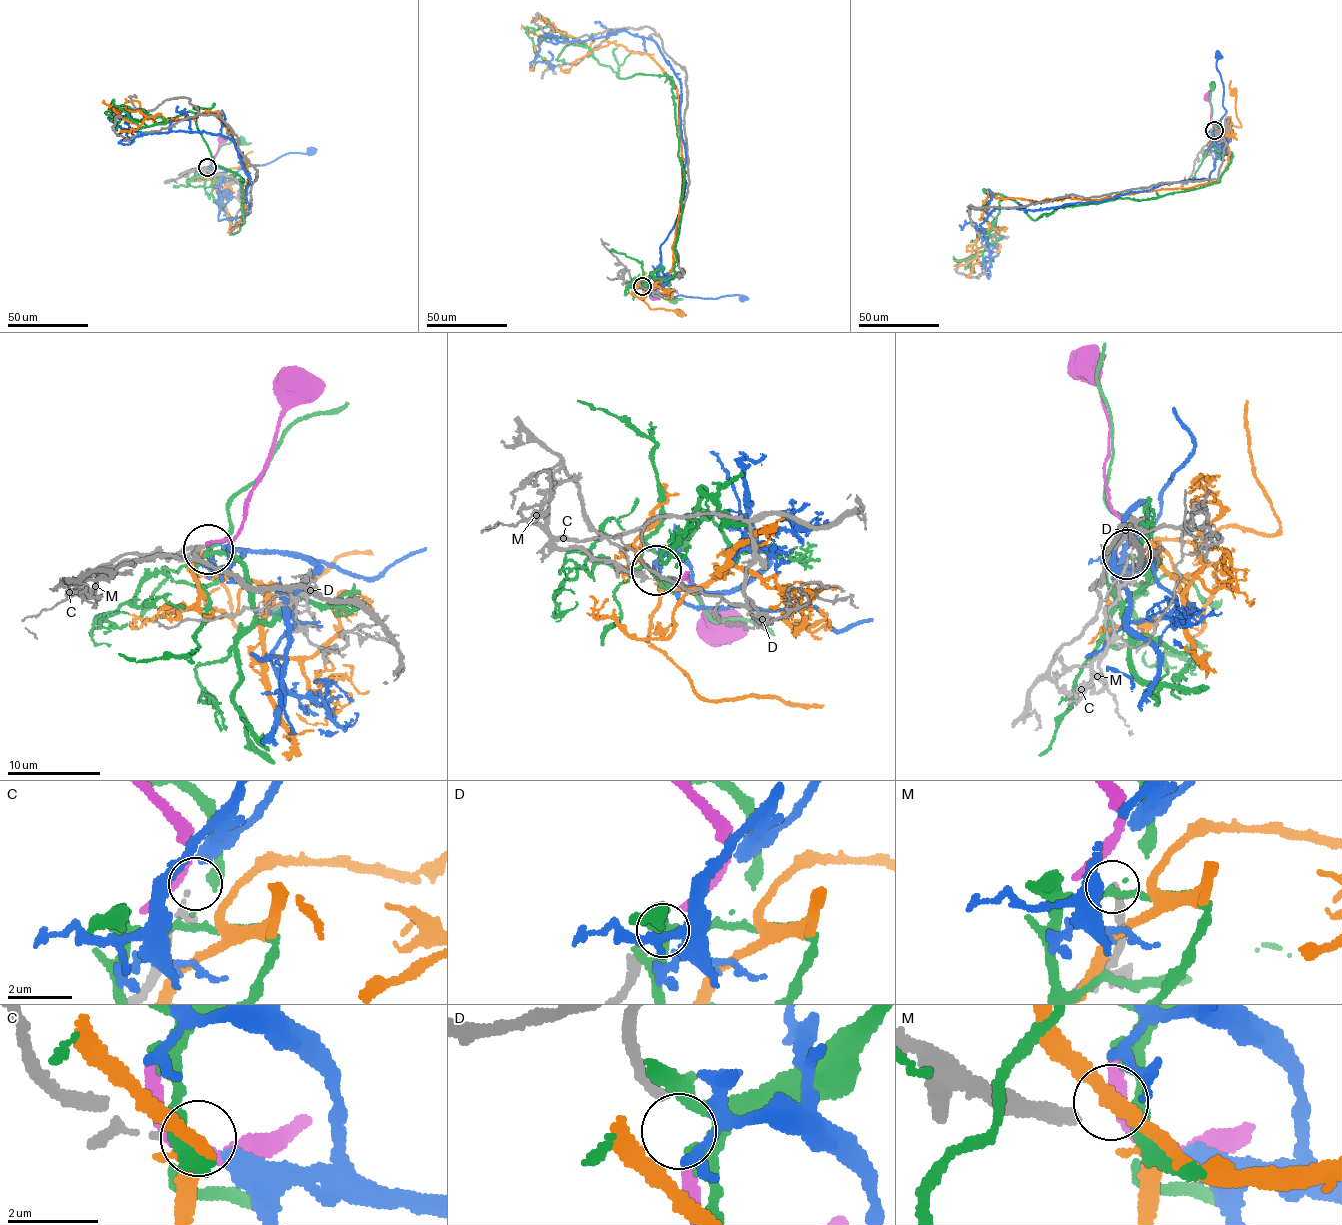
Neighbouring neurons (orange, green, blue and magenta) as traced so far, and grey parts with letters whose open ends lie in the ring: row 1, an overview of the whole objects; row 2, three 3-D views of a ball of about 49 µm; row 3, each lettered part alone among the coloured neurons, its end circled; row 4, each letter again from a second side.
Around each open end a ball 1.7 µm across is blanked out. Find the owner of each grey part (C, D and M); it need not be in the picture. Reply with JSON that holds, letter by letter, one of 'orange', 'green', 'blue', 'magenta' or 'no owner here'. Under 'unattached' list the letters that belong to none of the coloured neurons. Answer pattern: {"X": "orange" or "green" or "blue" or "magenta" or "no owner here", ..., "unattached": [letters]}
{"C": "blue", "D": "magenta", "M": "no owner here", "unattached": ["M"]}

